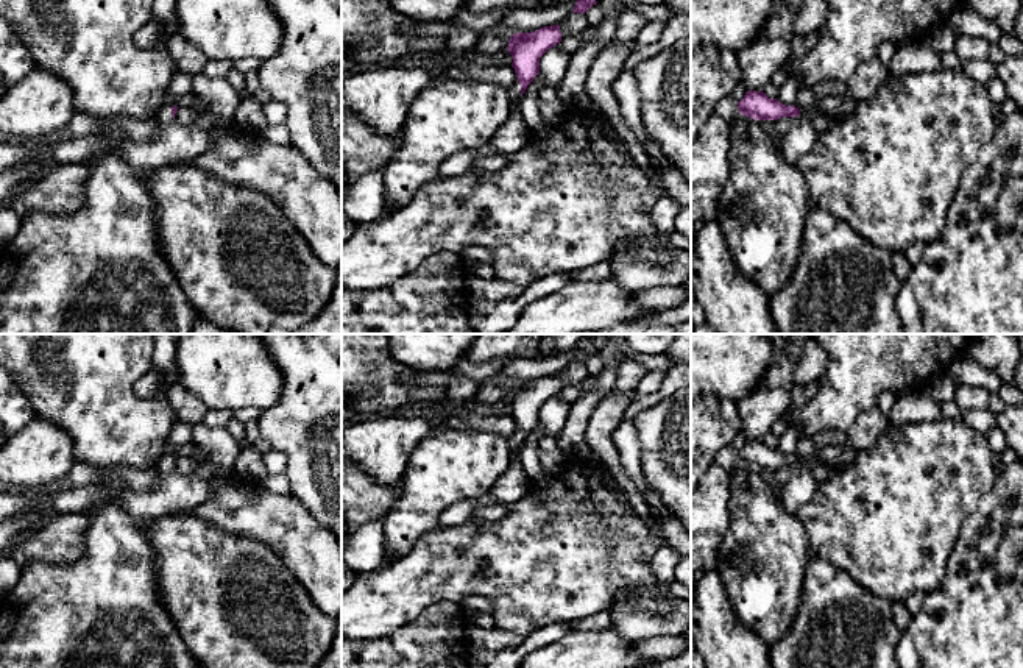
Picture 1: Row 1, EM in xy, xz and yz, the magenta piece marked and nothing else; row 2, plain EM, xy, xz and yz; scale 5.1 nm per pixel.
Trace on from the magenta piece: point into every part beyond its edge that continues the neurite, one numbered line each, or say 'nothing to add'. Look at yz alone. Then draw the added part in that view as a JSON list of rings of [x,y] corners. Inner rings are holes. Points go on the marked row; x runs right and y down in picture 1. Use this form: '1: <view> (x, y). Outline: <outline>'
1: yz (800, 138). Outline: [[[802,111],[797,117],[792,117],[792,125],[781,137],[780,145],[786,161],[797,165],[798,159],[814,148],[817,134],[812,122]]]

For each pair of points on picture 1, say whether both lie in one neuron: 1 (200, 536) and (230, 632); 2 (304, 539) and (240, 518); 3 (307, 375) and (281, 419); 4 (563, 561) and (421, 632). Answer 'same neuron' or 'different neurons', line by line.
1: same neuron
2: same neuron
3: same neuron
4: different neurons

